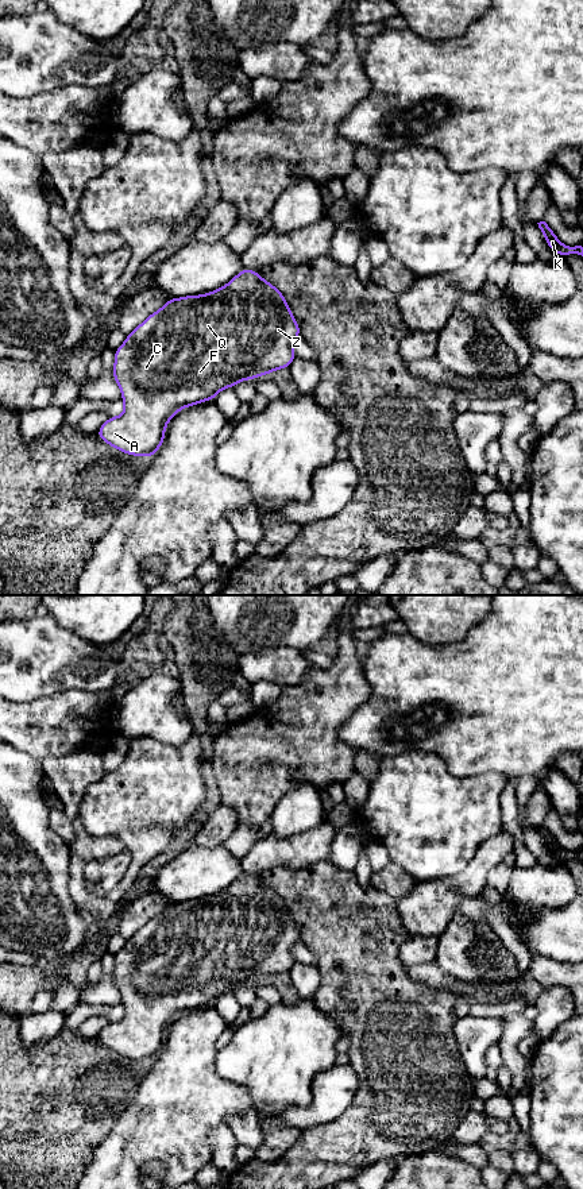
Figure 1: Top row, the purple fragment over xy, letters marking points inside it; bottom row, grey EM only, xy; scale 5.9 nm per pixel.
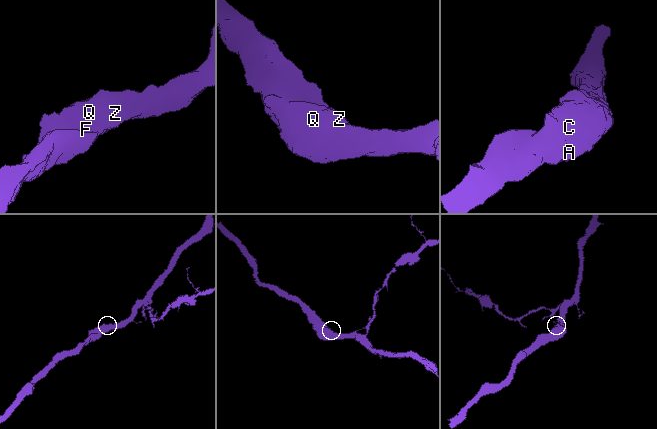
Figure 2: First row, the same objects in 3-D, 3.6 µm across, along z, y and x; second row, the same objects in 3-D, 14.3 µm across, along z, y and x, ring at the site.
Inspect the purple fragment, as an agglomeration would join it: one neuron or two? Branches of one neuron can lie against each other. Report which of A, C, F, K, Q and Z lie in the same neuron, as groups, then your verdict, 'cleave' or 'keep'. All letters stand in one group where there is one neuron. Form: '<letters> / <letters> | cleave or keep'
A C F K Q Z | keep

